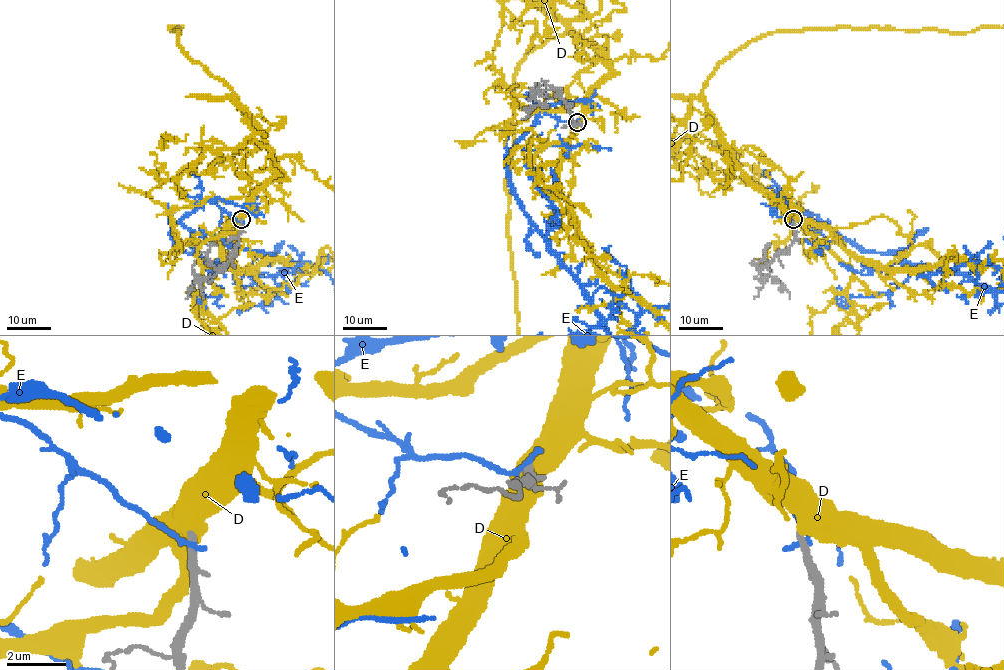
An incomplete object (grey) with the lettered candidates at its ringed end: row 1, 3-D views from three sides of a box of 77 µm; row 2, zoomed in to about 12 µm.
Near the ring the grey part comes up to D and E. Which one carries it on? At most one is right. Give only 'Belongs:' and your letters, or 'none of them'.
Belongs: D

